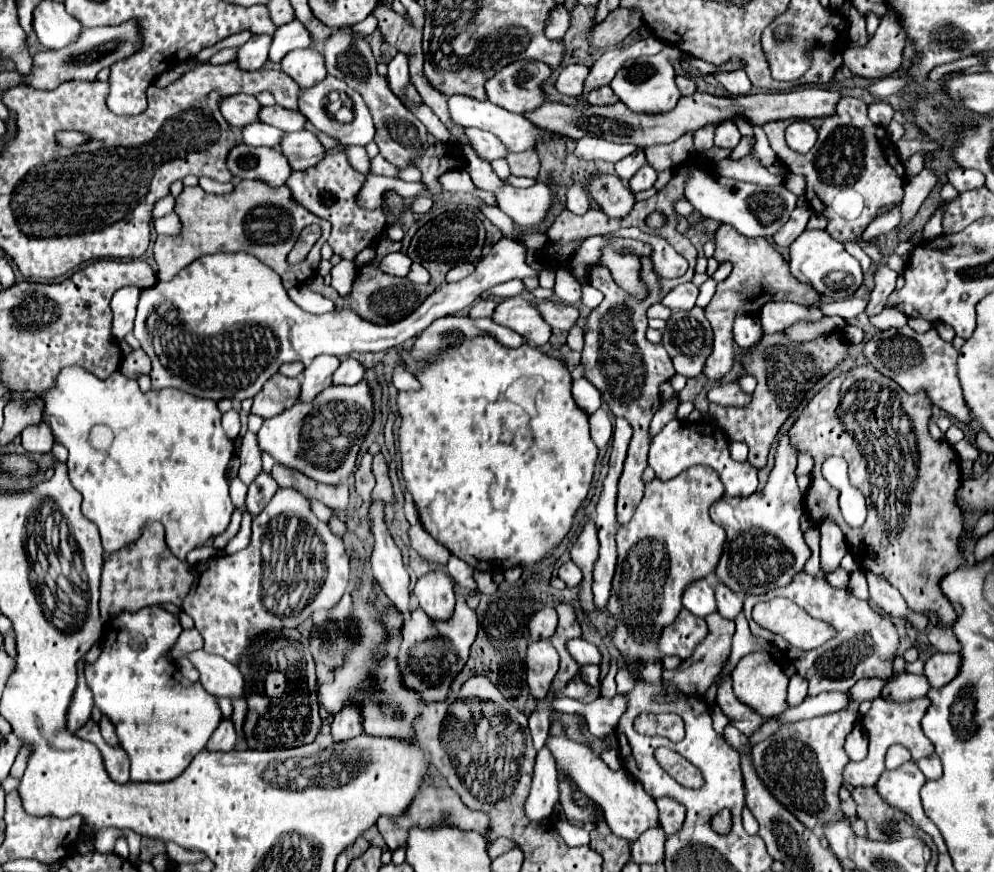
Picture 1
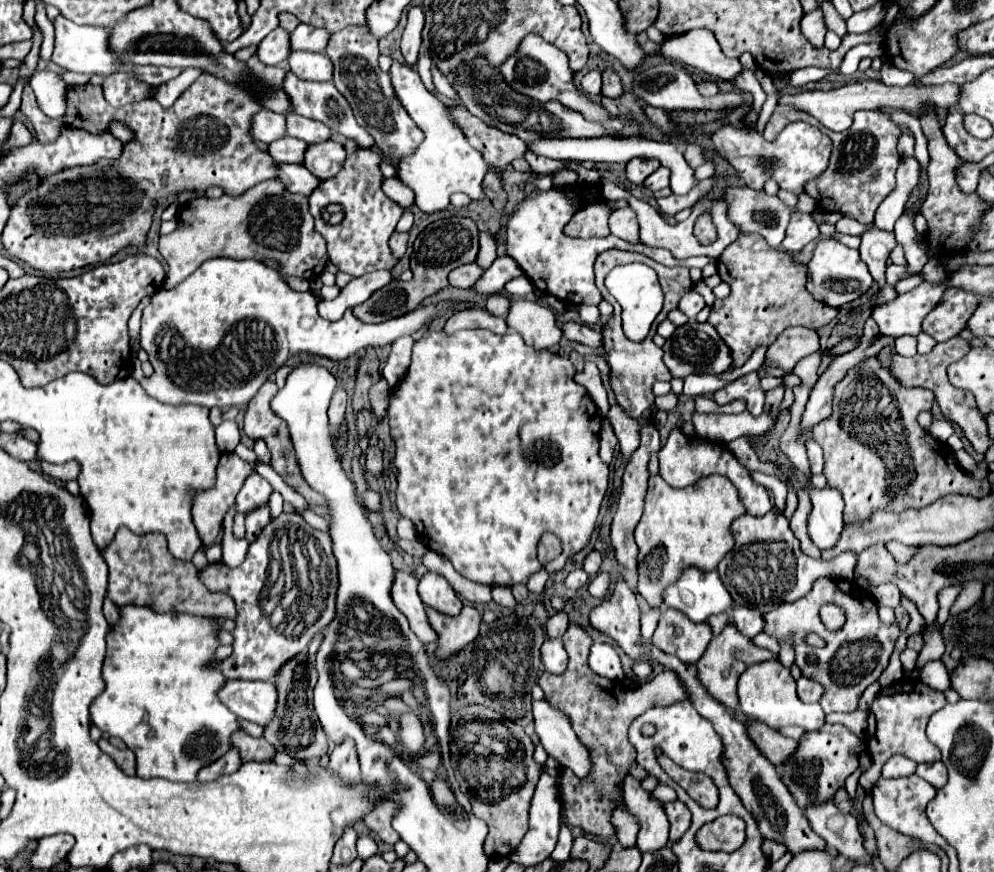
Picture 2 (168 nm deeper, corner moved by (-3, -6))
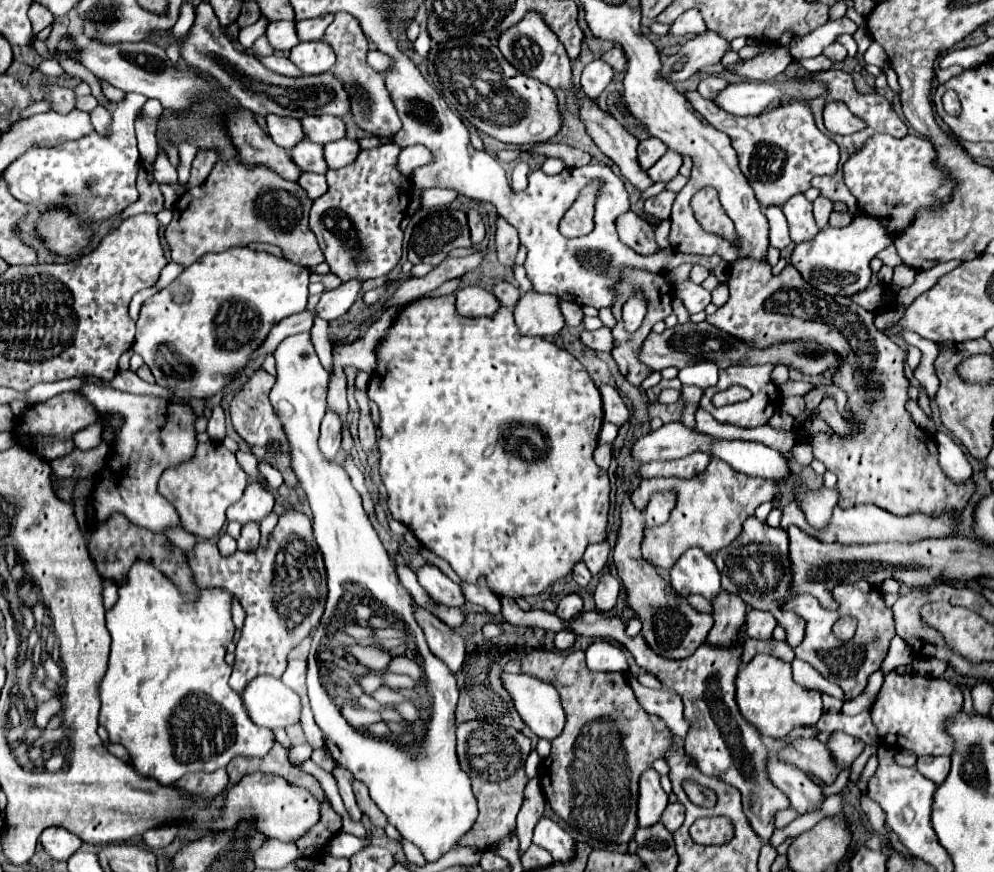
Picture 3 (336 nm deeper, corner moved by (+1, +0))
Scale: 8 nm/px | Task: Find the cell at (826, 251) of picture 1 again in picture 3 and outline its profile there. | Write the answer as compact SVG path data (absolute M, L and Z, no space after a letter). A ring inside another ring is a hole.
M856 215L848 227L844 229L828 227L820 231L814 239L796 245L790 263L800 271L804 281L820 289L822 293L852 297L854 293L866 289L870 283L872 277L870 259L892 243L894 239L888 237L888 233L884 233L884 225L880 225L880 221L872 221L872 217Z

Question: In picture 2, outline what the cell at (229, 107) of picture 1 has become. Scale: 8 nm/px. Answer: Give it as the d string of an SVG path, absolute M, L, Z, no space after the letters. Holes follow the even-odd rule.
M262 109L256 119L252 119L252 137L264 145L286 137L286 117Z

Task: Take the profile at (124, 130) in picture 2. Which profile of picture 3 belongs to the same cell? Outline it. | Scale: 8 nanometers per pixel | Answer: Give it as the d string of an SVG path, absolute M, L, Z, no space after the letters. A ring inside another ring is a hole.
M140 159L140 169L138 169L138 185L140 185L140 201L132 203L126 211L122 211L122 219L136 215L136 213L158 213L164 209L164 195L160 191L160 185L156 183L152 175L154 167L148 165L148 161Z

